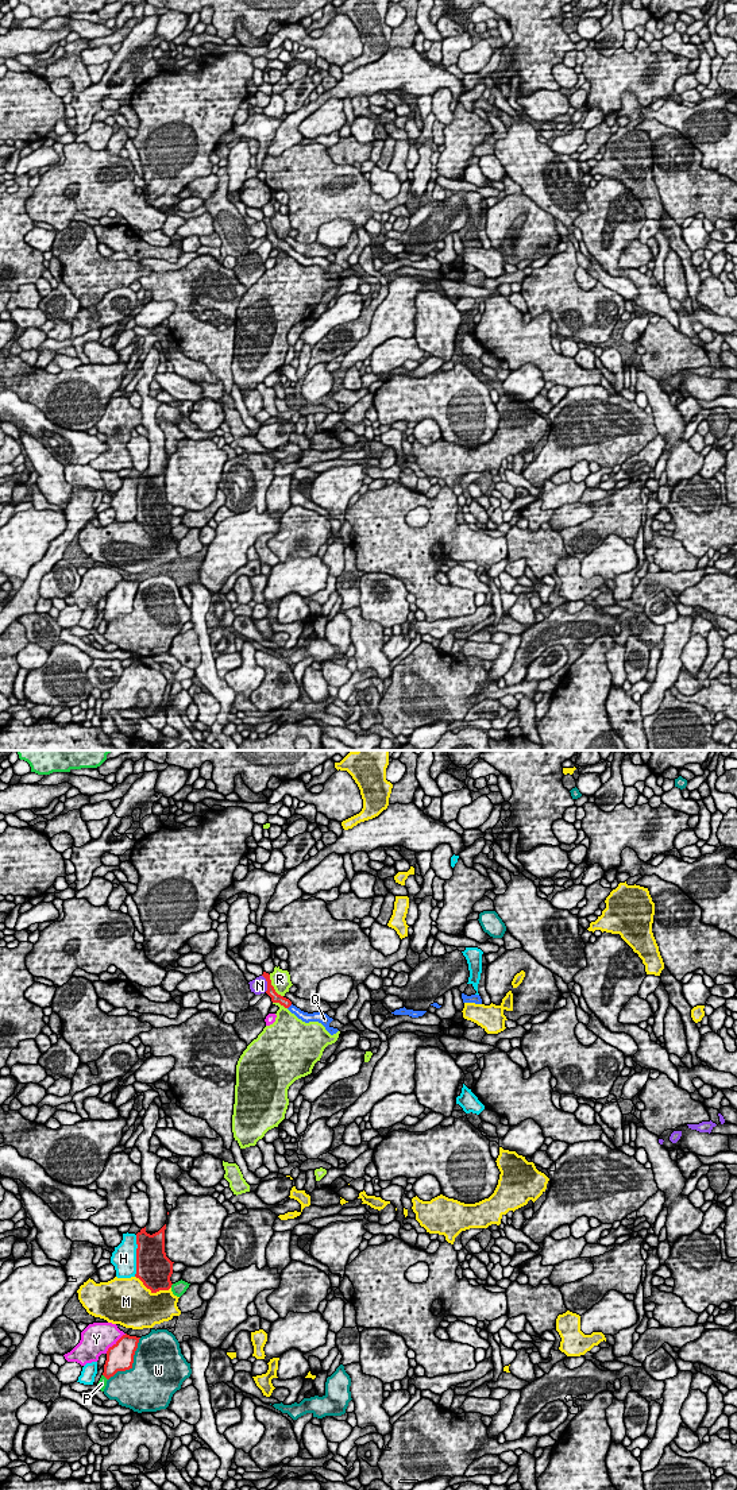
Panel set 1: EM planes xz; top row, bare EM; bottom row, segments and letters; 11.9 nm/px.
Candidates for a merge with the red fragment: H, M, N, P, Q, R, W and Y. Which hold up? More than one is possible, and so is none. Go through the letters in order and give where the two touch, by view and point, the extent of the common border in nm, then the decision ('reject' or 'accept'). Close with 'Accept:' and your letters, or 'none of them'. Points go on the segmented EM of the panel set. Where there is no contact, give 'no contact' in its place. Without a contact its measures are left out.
H: contact xz (137, 1255); length 500 nm; reject
M: contact xz (153, 1292); length 460 nm; reject
N: contact xz (267, 983); length 220 nm; reject
P: contact xz (172, 1284); length 60 nm; reject
Q: contact xz (289, 1006); length 80 nm; accept
R: contact xz (273, 987); length 320 nm; reject
W: contact xz (132, 1362); length 650 nm; reject
Y: contact xz (116, 1342); length 340 nm; reject
Accept: Q

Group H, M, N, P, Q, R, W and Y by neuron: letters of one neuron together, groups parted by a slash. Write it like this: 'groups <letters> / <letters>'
groups H / M / N / P / Q / R / W / Y

